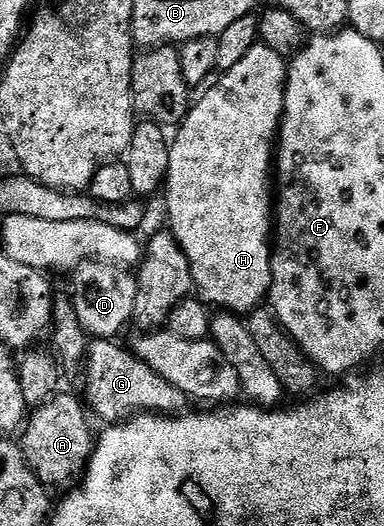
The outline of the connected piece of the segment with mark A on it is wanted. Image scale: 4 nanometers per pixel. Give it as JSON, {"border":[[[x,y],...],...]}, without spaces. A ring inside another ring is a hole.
{"border":[[[58,393],[29,416],[20,444],[26,461],[43,484],[50,487],[60,485],[70,480],[74,473],[83,472],[89,464],[96,439],[85,412],[85,404],[79,396],[76,398],[72,393]]]}

